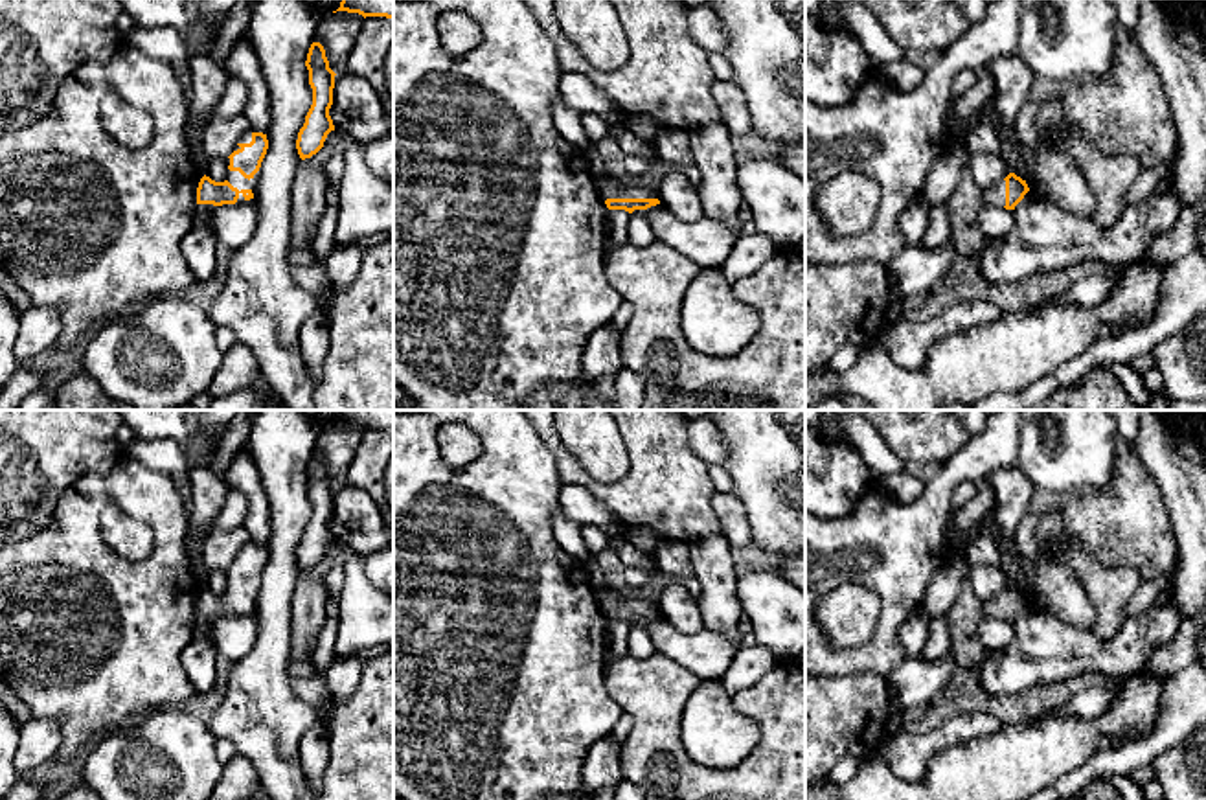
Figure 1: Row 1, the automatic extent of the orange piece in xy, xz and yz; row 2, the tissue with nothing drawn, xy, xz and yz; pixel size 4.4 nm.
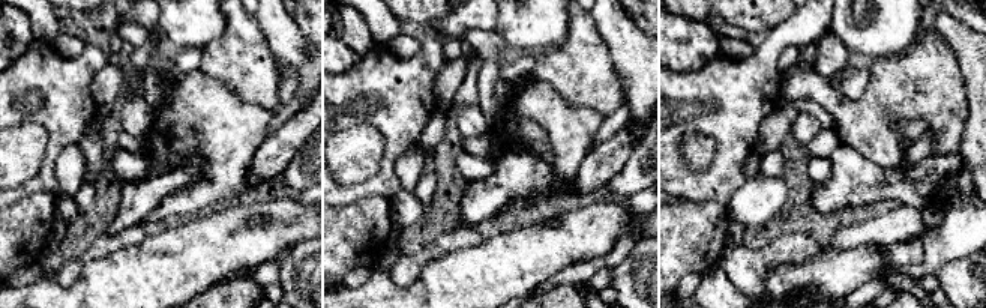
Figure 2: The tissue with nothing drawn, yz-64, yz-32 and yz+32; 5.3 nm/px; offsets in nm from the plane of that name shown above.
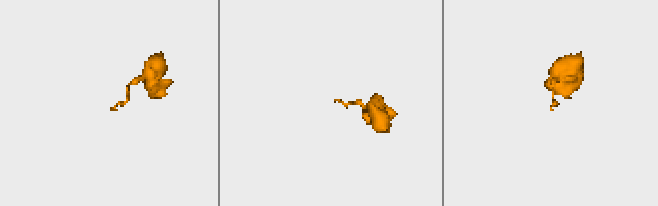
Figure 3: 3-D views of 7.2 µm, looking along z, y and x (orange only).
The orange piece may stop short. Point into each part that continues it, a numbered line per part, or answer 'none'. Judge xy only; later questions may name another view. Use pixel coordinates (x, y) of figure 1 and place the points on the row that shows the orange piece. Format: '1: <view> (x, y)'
1: xy (236, 179)
2: xy (199, 247)

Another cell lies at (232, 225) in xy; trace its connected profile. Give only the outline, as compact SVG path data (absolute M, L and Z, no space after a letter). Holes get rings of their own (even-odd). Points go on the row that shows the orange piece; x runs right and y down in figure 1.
M254 199L235 204L217 206L208 224L219 245L232 252L246 245L257 226L257 204Z

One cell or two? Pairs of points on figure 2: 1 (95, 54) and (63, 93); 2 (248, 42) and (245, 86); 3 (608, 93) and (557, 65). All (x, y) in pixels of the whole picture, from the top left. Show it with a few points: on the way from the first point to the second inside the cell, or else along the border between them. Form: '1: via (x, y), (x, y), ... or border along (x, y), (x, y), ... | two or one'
1: via (84, 63), (68, 83) | one
2: via (245, 53), (245, 75) | one
3: via (596, 84), (578, 68), (569, 68) | one

